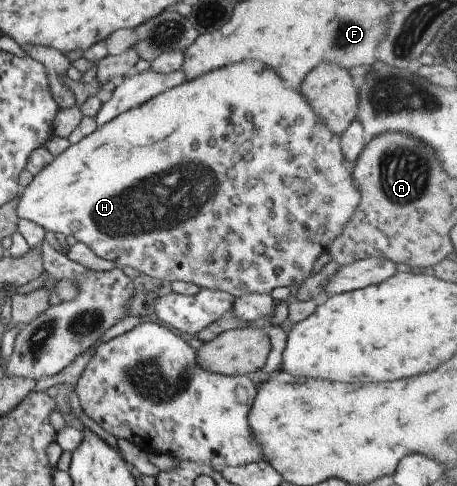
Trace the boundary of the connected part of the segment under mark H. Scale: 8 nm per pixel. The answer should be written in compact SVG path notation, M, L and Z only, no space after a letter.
M235 60L233 64L201 74L154 95L95 128L77 143L70 144L38 171L25 188L20 188L16 214L18 219L29 219L46 231L74 237L77 242L89 247L97 257L115 262L117 267L133 267L139 273L159 279L159 283L179 280L179 283L190 283L198 288L224 291L235 298L245 294L269 294L275 287L293 287L306 278L313 262L340 235L355 213L360 193L358 183L347 165L349 163L345 162L339 134L332 132L318 118L299 89L290 88L276 71L259 60L251 60L249 63Z

